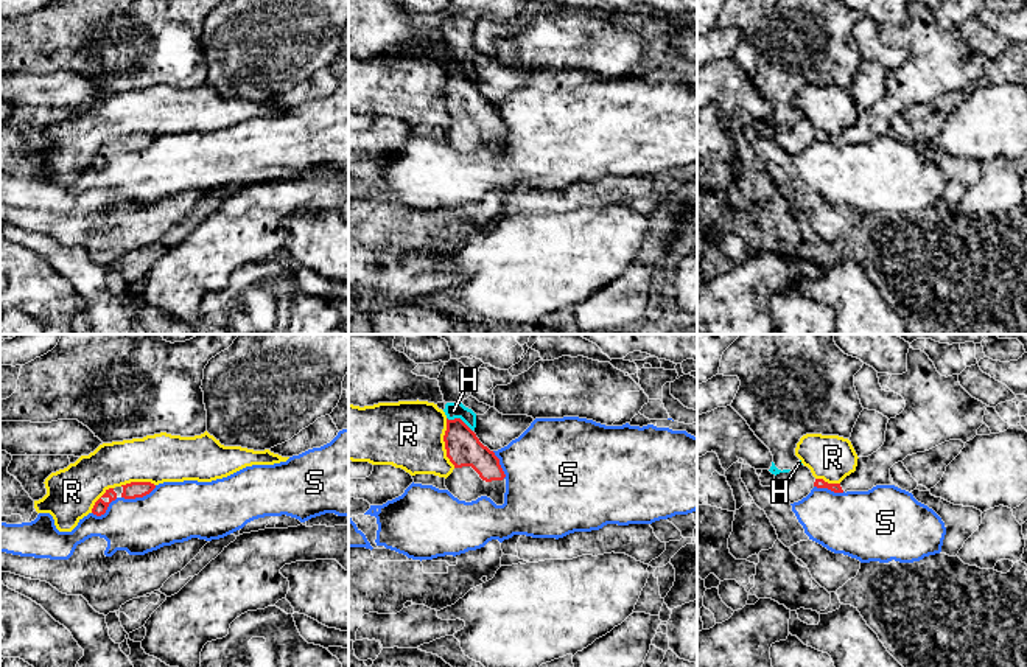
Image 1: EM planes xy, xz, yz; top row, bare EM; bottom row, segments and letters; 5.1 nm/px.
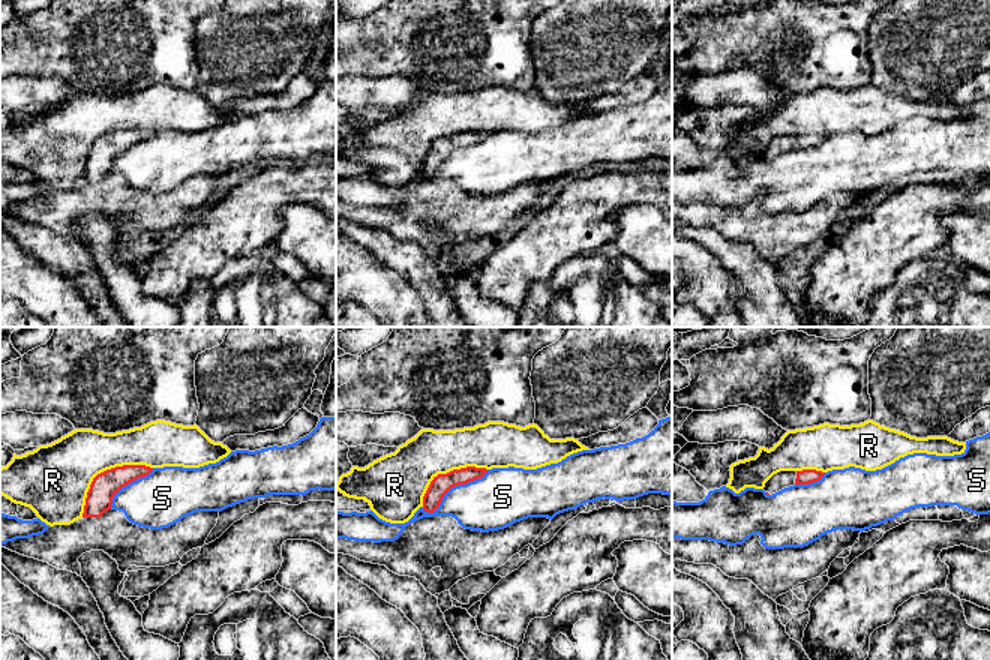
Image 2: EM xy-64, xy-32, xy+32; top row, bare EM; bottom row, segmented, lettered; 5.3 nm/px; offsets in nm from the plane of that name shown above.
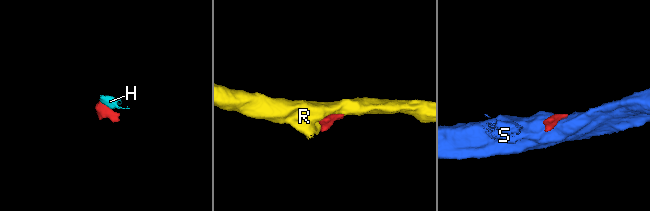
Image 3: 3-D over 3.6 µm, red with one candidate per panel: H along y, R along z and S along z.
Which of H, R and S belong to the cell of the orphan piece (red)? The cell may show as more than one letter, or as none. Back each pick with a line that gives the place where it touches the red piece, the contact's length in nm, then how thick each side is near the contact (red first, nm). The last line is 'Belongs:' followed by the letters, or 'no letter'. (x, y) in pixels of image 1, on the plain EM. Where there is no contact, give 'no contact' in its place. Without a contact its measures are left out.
Belongs: no letter

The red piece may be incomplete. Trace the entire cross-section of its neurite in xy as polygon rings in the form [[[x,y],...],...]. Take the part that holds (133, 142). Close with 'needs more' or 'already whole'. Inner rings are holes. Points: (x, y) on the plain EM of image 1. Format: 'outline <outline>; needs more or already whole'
outline [[[131,134],[121,138],[109,140],[106,145],[95,154],[92,165],[101,168],[106,165],[109,155],[117,149],[135,151],[149,146],[156,140],[151,134]]]; needs more

